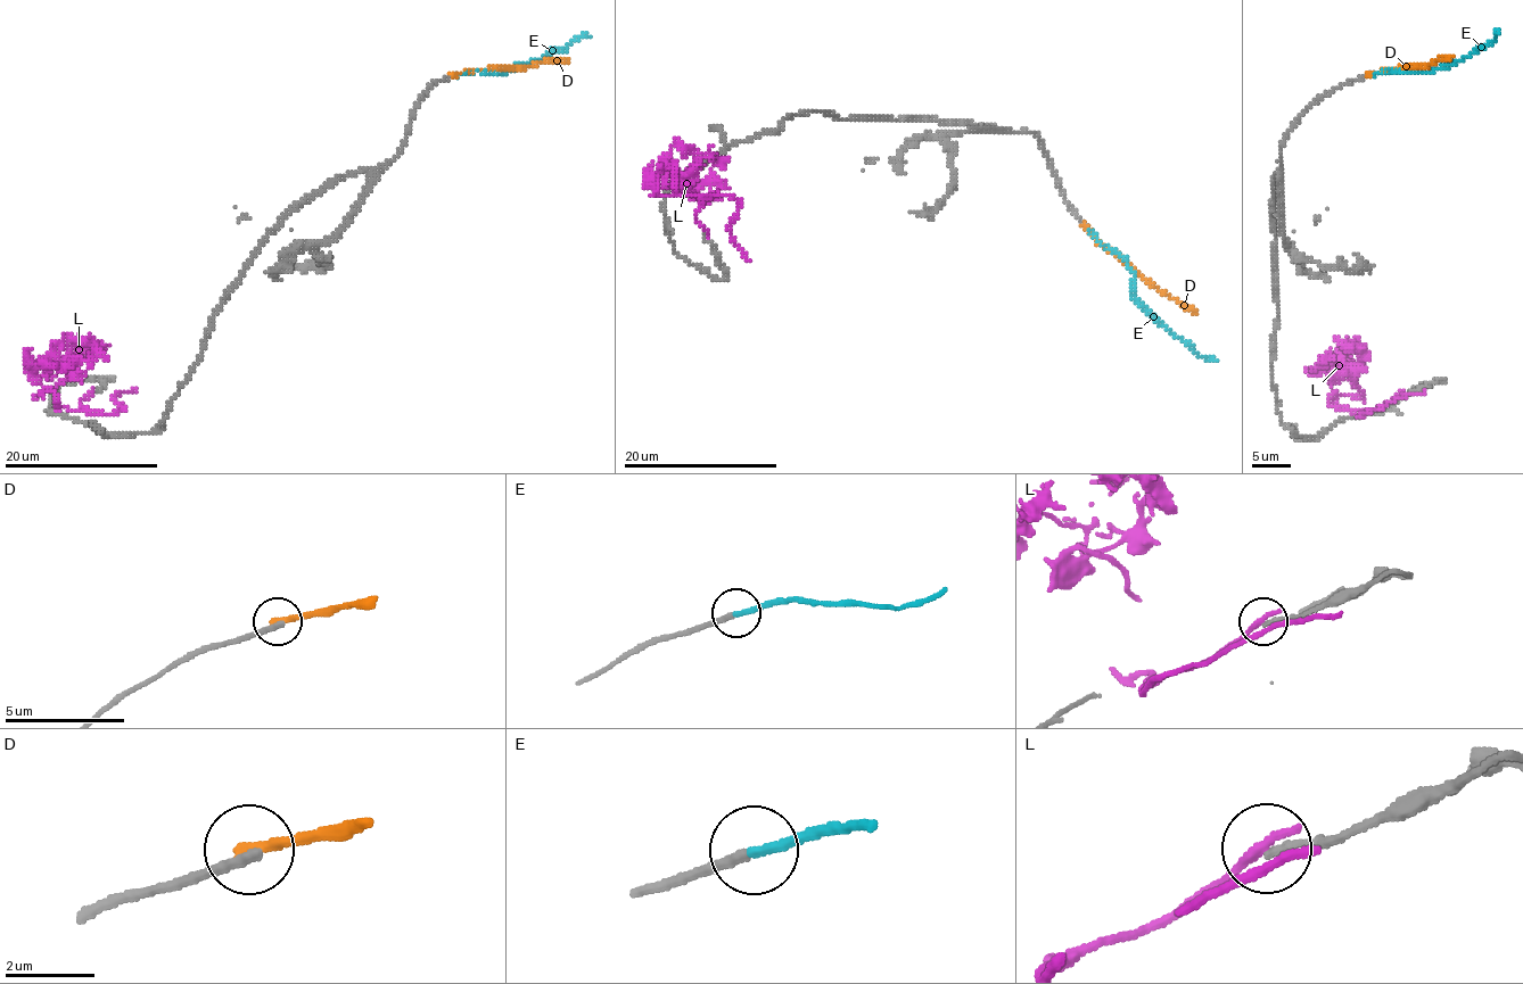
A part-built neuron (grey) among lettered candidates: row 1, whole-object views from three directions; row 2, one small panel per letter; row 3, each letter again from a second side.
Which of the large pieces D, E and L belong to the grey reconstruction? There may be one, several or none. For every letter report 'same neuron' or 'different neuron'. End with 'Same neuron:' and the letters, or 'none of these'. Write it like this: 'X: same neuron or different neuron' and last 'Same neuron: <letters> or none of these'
D: different neuron
E: same neuron
L: different neuron
Same neuron: E

